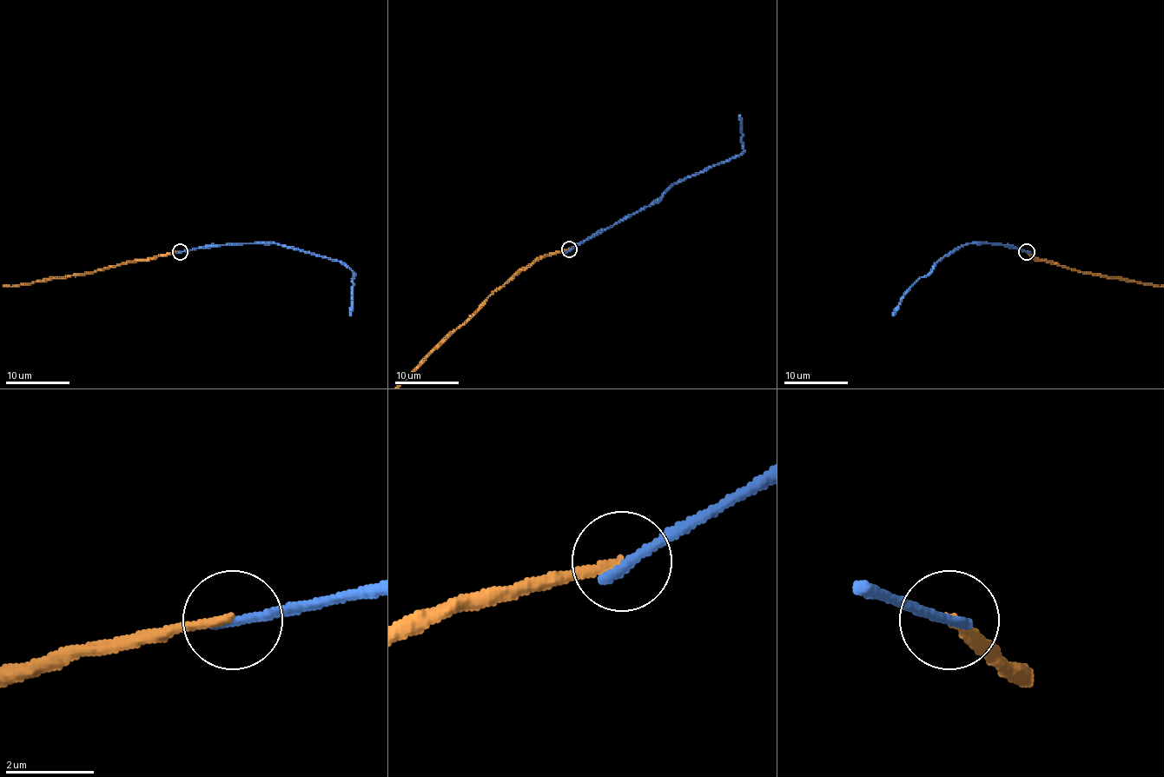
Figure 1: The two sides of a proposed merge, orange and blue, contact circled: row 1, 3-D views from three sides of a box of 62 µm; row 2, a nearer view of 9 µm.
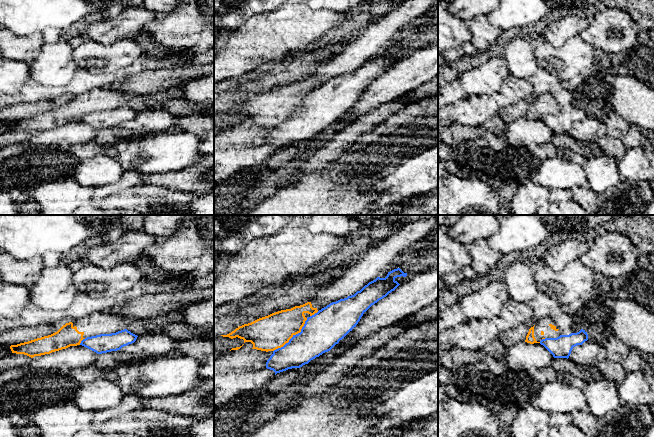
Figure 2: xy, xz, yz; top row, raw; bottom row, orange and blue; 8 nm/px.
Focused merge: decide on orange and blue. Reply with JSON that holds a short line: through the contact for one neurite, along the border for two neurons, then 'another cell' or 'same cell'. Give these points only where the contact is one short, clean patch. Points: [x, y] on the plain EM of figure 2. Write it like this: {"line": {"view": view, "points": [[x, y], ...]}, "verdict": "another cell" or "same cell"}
{"line": {"view": "xz", "points": [[307, 94], [299, 108], [273, 127]]}, "verdict": "another cell"}

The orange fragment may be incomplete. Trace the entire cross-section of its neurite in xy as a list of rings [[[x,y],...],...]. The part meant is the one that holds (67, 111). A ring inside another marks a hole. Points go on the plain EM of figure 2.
[[[108,84],[66,99],[51,111],[11,121],[10,125],[12,129],[24,130],[33,134],[66,125],[70,122],[80,121],[81,117],[87,113],[116,109],[126,105],[135,96],[135,93],[113,90]]]

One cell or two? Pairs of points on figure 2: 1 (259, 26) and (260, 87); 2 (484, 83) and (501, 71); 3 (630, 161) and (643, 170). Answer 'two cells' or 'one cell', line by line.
1: two cells
2: one cell
3: one cell

